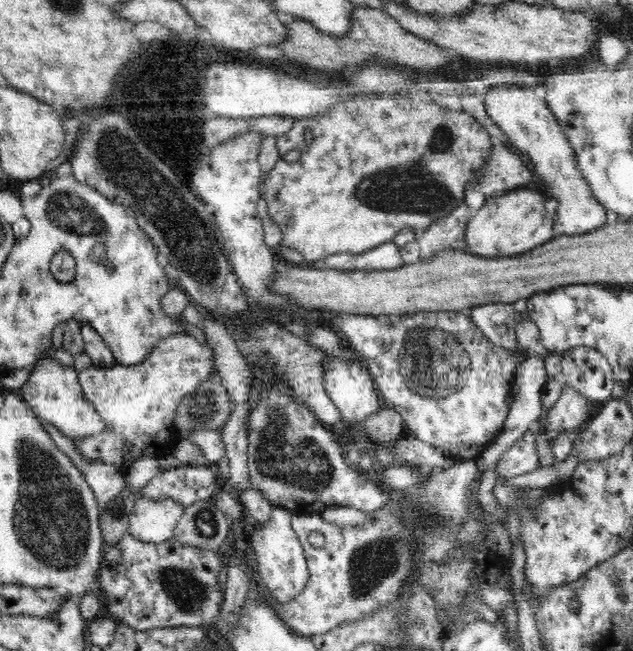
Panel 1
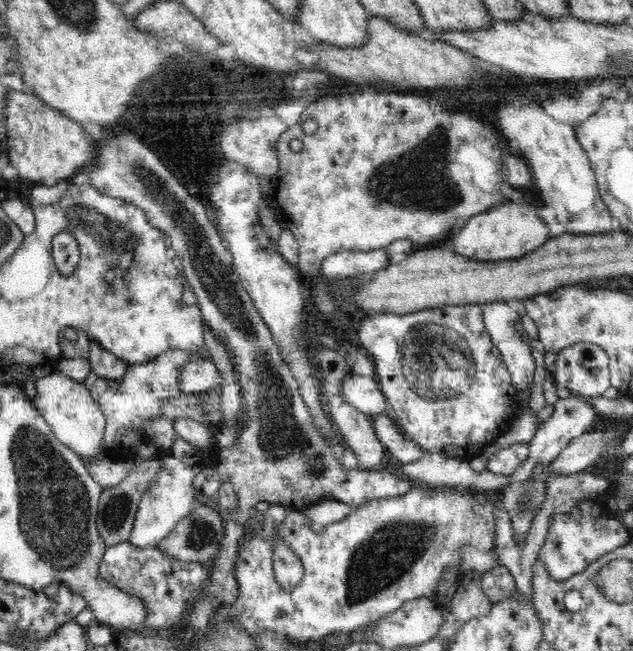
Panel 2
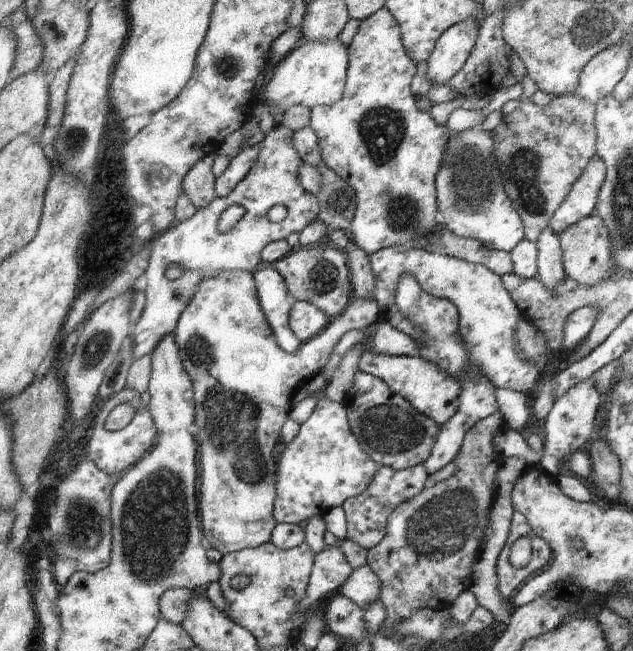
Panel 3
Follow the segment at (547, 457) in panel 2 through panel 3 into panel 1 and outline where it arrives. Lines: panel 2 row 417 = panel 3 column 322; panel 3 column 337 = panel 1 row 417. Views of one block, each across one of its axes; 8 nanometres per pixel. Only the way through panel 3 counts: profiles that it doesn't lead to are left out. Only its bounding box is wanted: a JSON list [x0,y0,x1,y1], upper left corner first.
[545,383,591,443]

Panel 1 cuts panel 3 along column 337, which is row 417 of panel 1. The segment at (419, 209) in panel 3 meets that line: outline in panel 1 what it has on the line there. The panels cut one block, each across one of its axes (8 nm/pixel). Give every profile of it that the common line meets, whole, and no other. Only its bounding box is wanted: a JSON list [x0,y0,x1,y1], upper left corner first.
[73,333,216,472]

